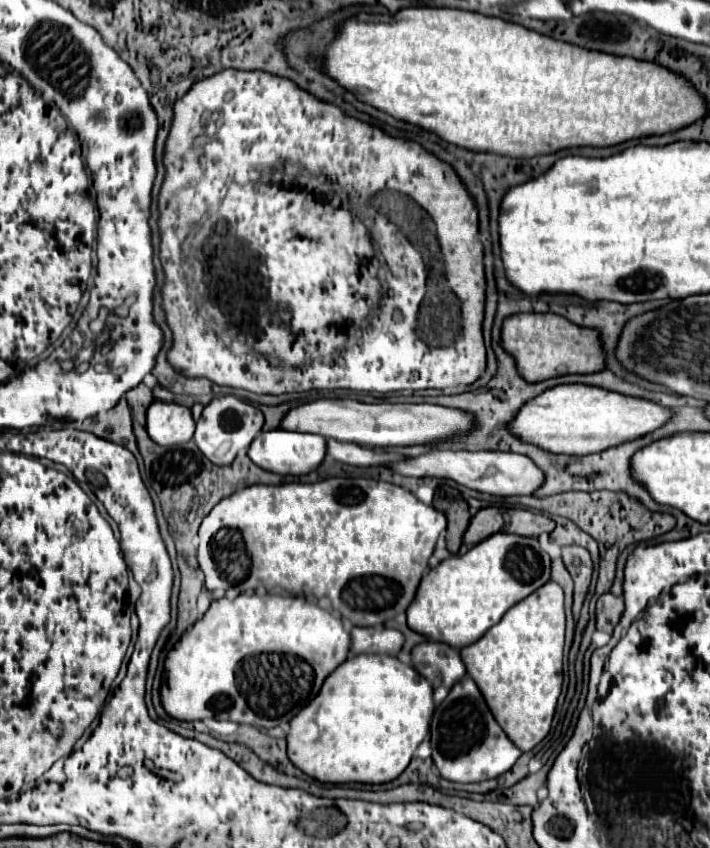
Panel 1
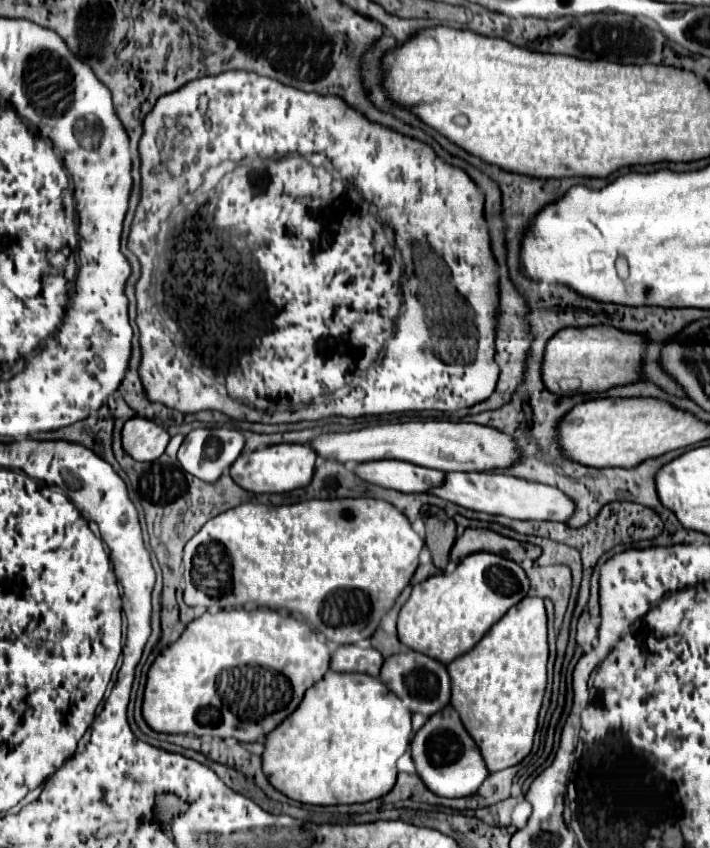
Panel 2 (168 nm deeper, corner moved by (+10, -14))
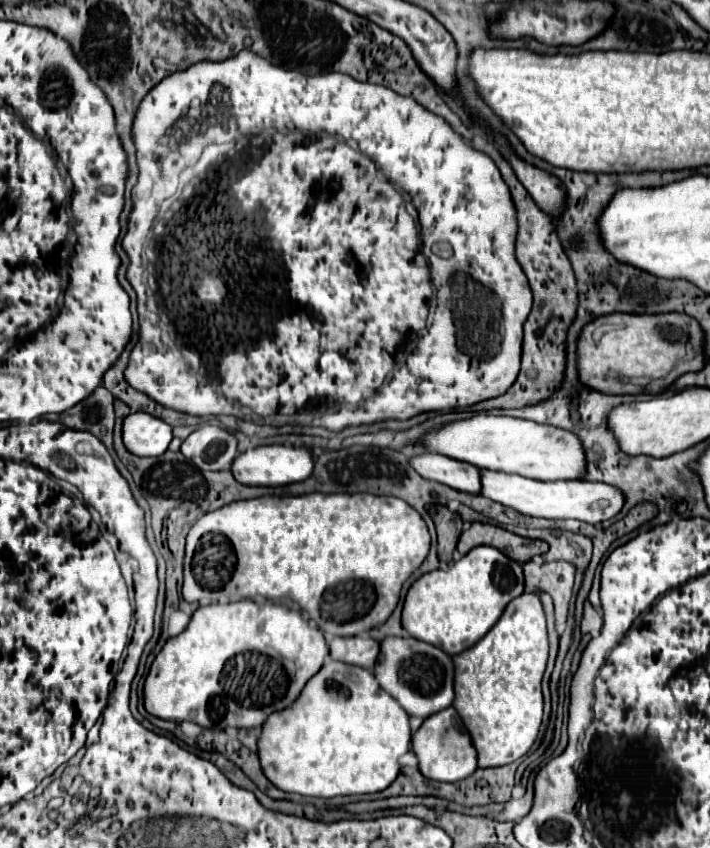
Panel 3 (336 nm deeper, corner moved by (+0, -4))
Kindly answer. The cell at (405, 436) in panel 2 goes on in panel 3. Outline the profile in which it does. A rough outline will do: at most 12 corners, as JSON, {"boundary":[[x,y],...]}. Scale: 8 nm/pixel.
{"boundary":[[478,415],[428,451],[540,481],[582,481],[578,435]]}

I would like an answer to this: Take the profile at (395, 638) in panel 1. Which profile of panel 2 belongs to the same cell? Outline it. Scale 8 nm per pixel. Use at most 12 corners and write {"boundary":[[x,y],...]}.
{"boundary":[[340,645],[332,671],[380,675],[384,657],[374,647]]}

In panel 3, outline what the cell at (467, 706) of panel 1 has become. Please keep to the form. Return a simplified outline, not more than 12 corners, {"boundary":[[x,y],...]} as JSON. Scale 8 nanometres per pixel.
{"boundary":[[454,707],[412,735],[420,773],[460,781],[478,769]]}

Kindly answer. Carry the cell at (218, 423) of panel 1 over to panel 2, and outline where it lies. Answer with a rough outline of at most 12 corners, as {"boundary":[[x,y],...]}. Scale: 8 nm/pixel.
{"boundary":[[196,427],[180,445],[184,471],[214,483],[238,459],[238,429]]}

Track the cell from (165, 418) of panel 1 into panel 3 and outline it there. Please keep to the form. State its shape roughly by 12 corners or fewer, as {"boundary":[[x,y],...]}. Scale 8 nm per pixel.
{"boundary":[[130,413],[122,427],[132,455],[158,457],[172,427],[148,413]]}

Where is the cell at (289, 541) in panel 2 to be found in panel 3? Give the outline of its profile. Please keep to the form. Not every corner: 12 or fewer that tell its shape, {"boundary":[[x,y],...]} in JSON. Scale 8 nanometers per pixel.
{"boundary":[[380,495],[258,497],[186,537],[182,597],[382,625],[430,549]]}

